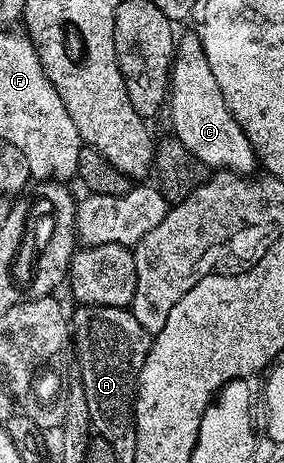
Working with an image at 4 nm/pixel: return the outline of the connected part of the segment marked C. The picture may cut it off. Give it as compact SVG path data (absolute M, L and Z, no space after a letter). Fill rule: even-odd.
M197 34L186 35L177 40L174 66L170 73L170 93L168 96L168 115L174 126L173 138L182 144L208 169L232 171L236 175L249 176L256 167L256 156L244 129L236 121L208 69L206 54L202 48L201 38Z

